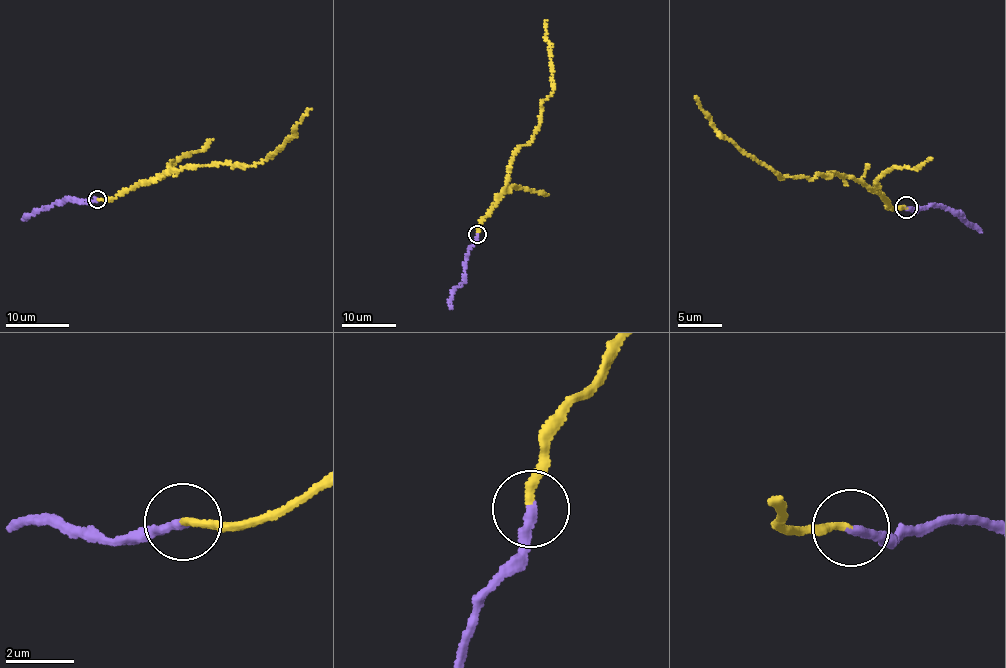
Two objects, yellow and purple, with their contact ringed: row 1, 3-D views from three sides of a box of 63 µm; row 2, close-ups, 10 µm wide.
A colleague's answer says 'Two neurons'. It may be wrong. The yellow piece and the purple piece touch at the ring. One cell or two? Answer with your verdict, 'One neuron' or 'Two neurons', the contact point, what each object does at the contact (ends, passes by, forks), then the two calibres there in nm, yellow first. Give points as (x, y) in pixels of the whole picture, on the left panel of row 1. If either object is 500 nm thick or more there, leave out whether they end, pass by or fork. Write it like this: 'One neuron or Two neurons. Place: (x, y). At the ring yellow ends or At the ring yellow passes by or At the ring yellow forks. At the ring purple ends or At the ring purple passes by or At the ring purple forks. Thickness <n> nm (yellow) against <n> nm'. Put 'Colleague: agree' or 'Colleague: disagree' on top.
Colleague: agree
Two neurons. Place: (97, 199). At the ring yellow ends. At the ring purple ends. Thickness 220 nm (yellow) against 300 nm

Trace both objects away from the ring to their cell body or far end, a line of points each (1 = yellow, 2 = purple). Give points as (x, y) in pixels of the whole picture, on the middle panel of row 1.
1: (478, 235), (503, 190), (512, 158), (531, 139), (540, 124), (541, 104), (553, 88), (545, 21)
2: (478, 235), (470, 247), (463, 279), (455, 288), (449, 308)

